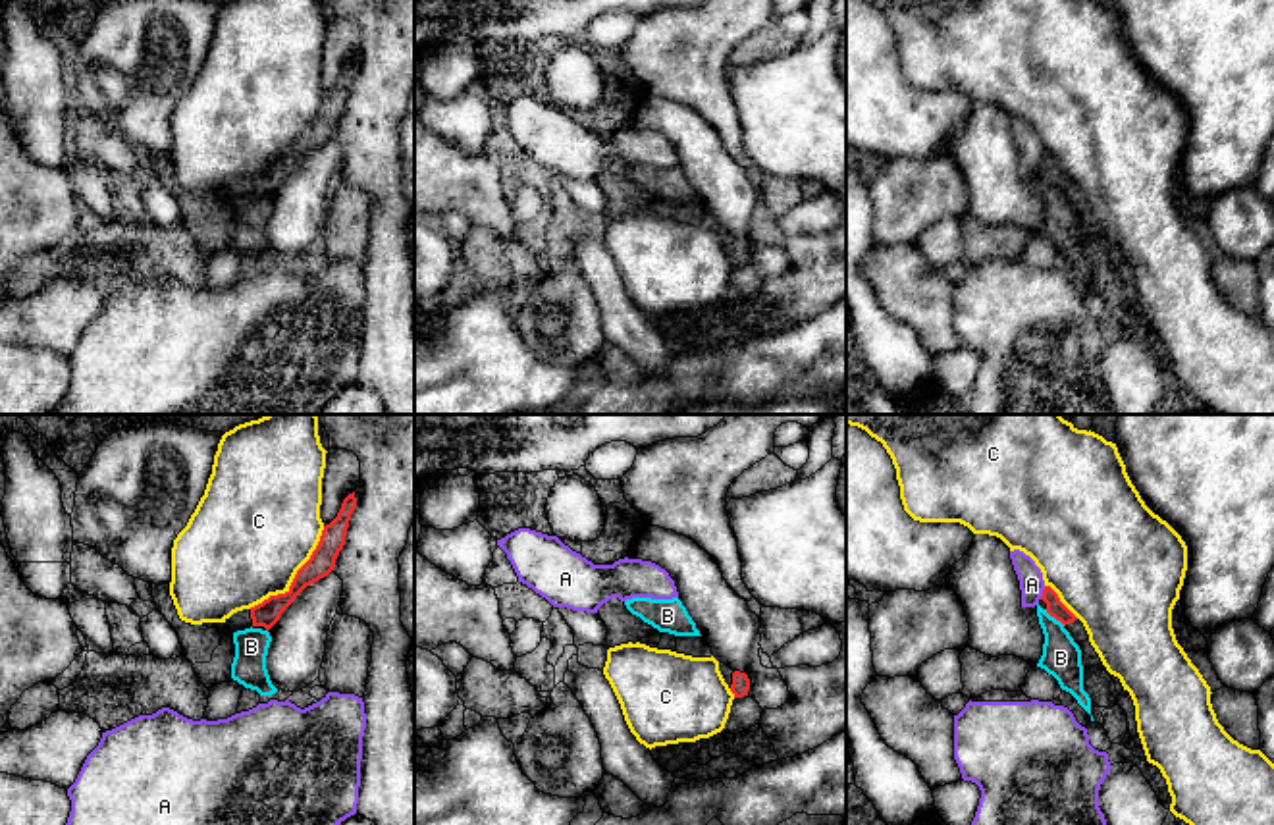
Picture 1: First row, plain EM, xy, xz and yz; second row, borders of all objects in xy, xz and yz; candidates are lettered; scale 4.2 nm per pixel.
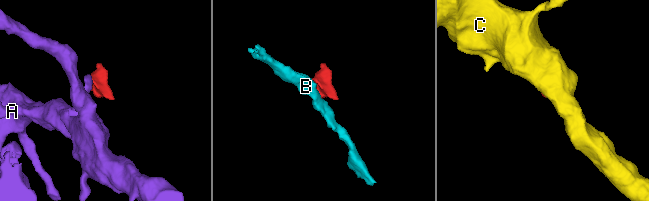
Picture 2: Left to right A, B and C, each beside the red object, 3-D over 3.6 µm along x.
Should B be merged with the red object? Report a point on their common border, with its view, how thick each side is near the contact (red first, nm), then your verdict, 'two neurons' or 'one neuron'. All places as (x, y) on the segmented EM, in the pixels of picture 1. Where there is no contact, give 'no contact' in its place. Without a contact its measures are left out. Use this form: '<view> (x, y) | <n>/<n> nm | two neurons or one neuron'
yz (1055, 617) | 80/160 nm | two neurons

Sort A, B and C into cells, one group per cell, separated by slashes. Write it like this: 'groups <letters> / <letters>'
groups A / B / C

